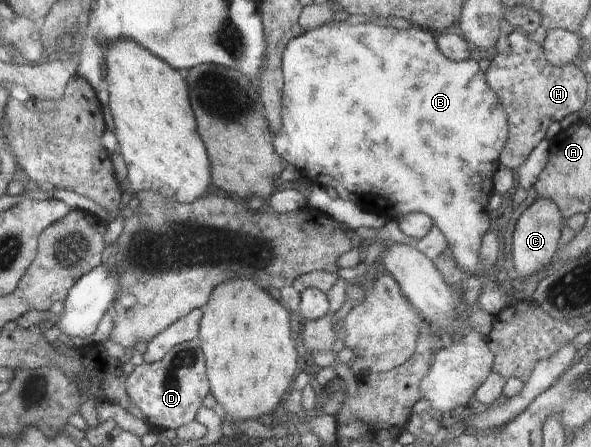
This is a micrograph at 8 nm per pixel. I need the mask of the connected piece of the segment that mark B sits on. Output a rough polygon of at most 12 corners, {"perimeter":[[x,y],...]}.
{"perimeter":[[435,35],[281,57],[278,157],[479,260],[505,107]]}

